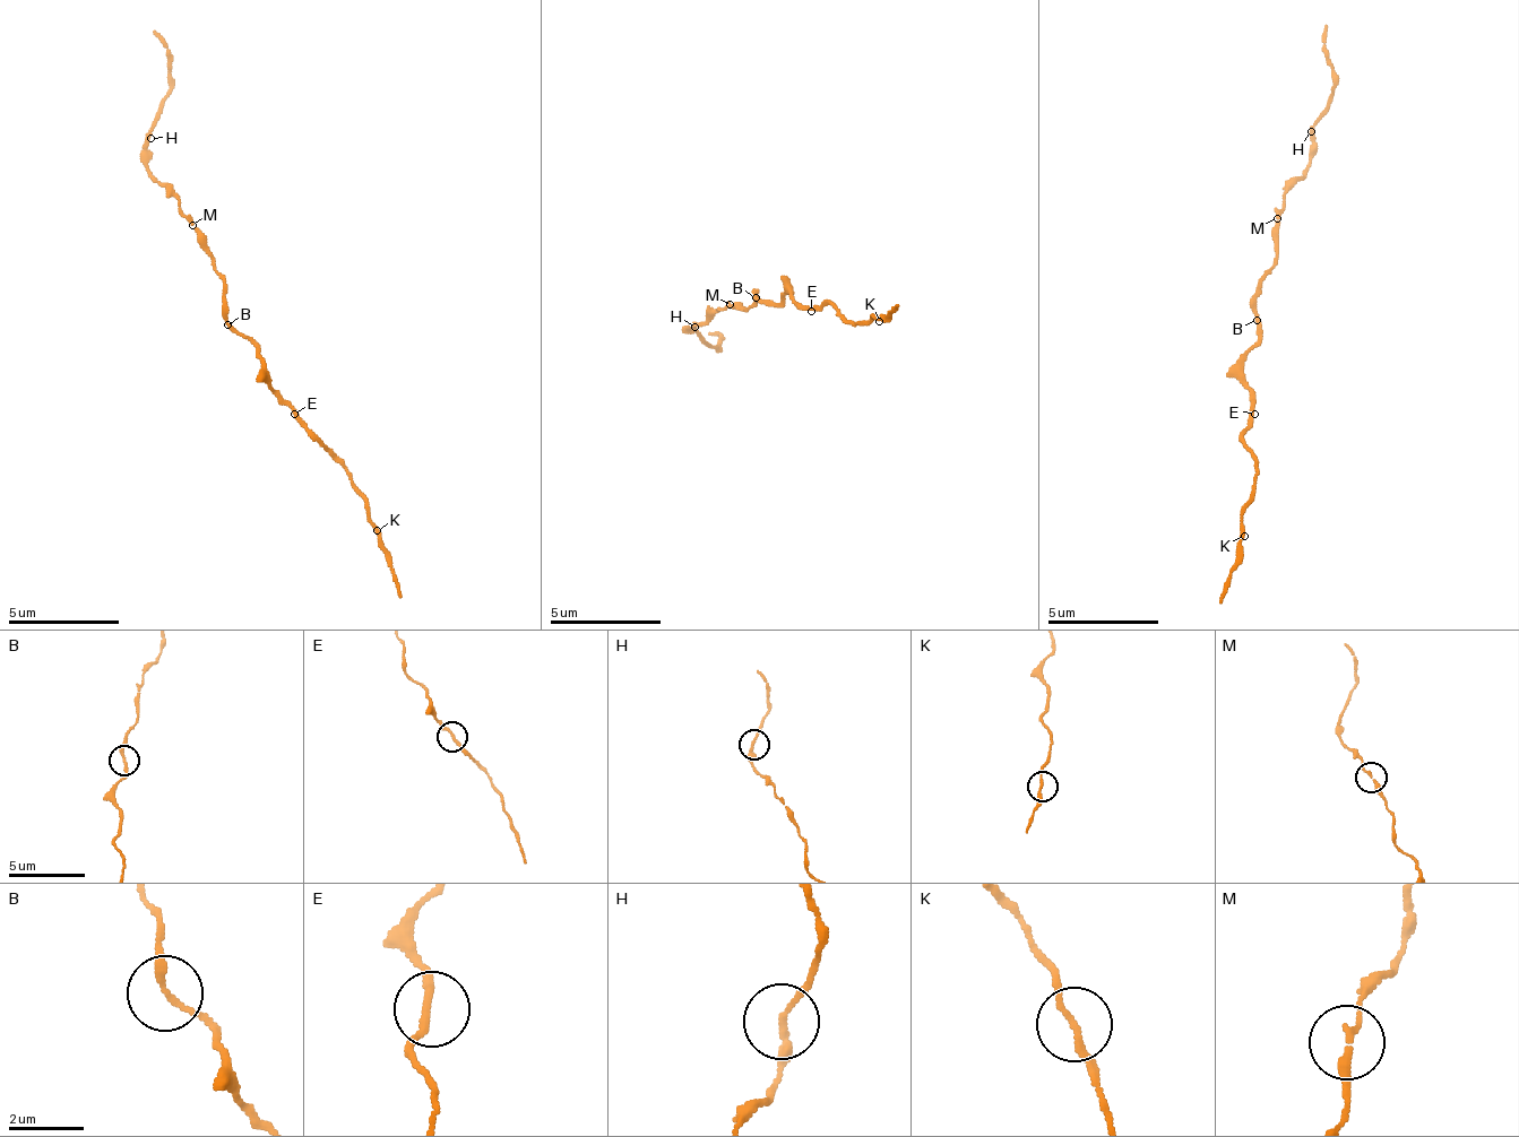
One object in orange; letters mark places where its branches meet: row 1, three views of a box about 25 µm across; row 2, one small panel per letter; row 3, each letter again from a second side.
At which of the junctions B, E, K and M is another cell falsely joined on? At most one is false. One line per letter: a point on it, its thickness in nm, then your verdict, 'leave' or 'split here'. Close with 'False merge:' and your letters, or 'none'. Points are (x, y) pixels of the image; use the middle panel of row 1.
B: at (756, 297); 190 nm thick; leave
E: at (811, 311); 200 nm thick; leave
K: at (879, 321); 160 nm thick; leave
M: at (730, 304); 200 nm thick; leave
False merge: none

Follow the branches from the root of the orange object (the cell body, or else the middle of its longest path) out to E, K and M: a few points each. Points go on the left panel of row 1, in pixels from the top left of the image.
E: (233, 324), (255, 347), (270, 392), (294, 414)
K: (233, 324), (255, 347), (270, 392), (345, 469), (377, 530)
M: (233, 324), (227, 319), (227, 286), (213, 268), (213, 251), (207, 240), (191, 224)

